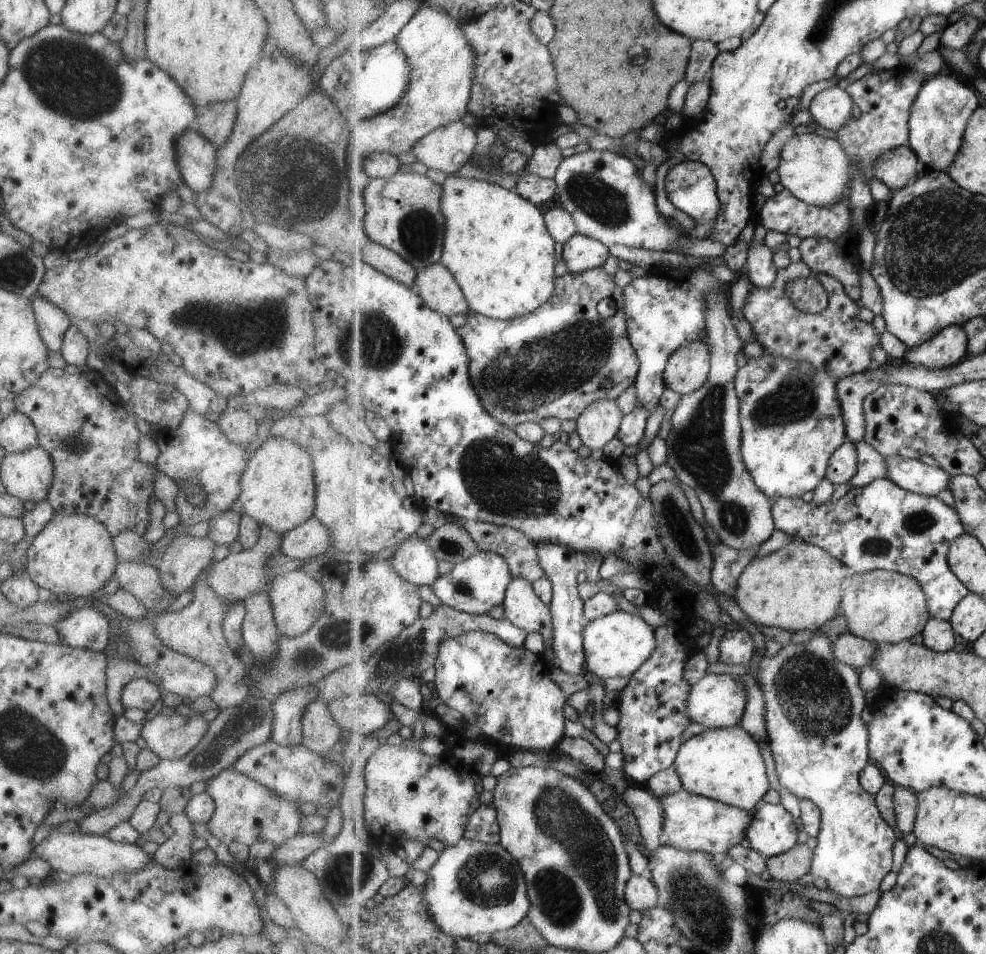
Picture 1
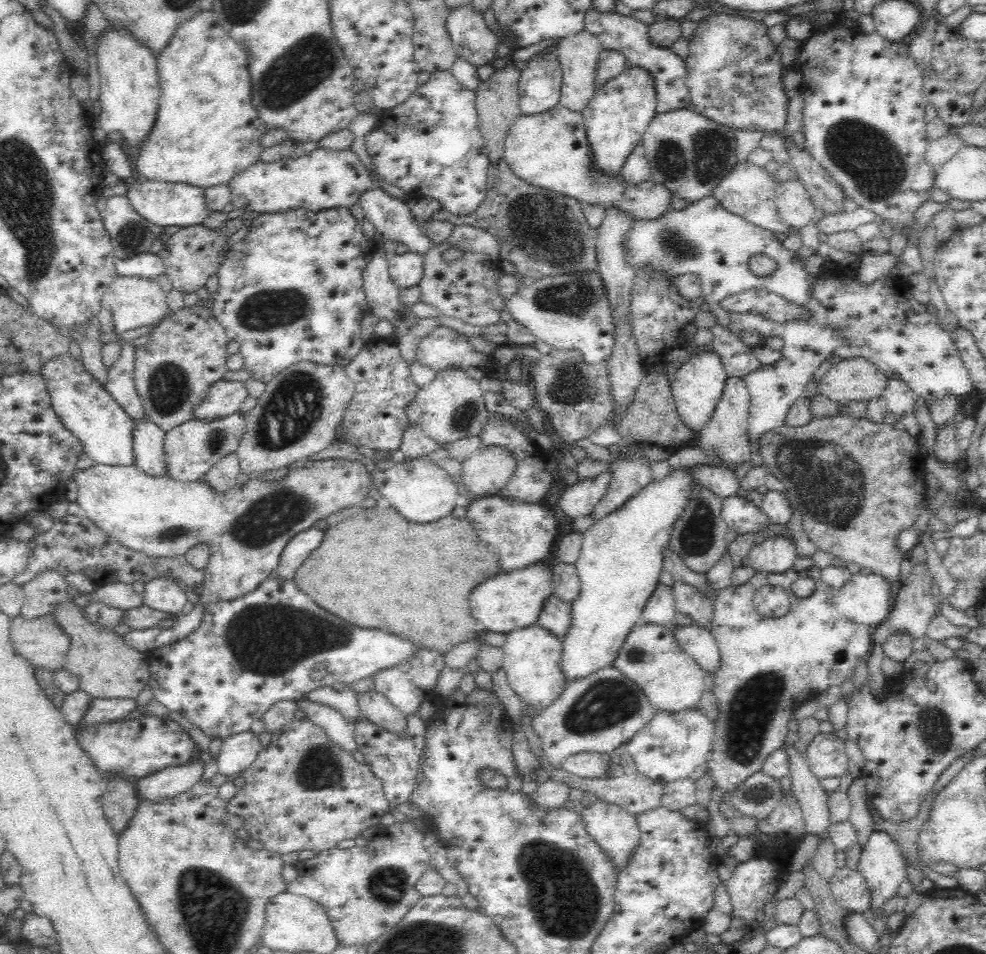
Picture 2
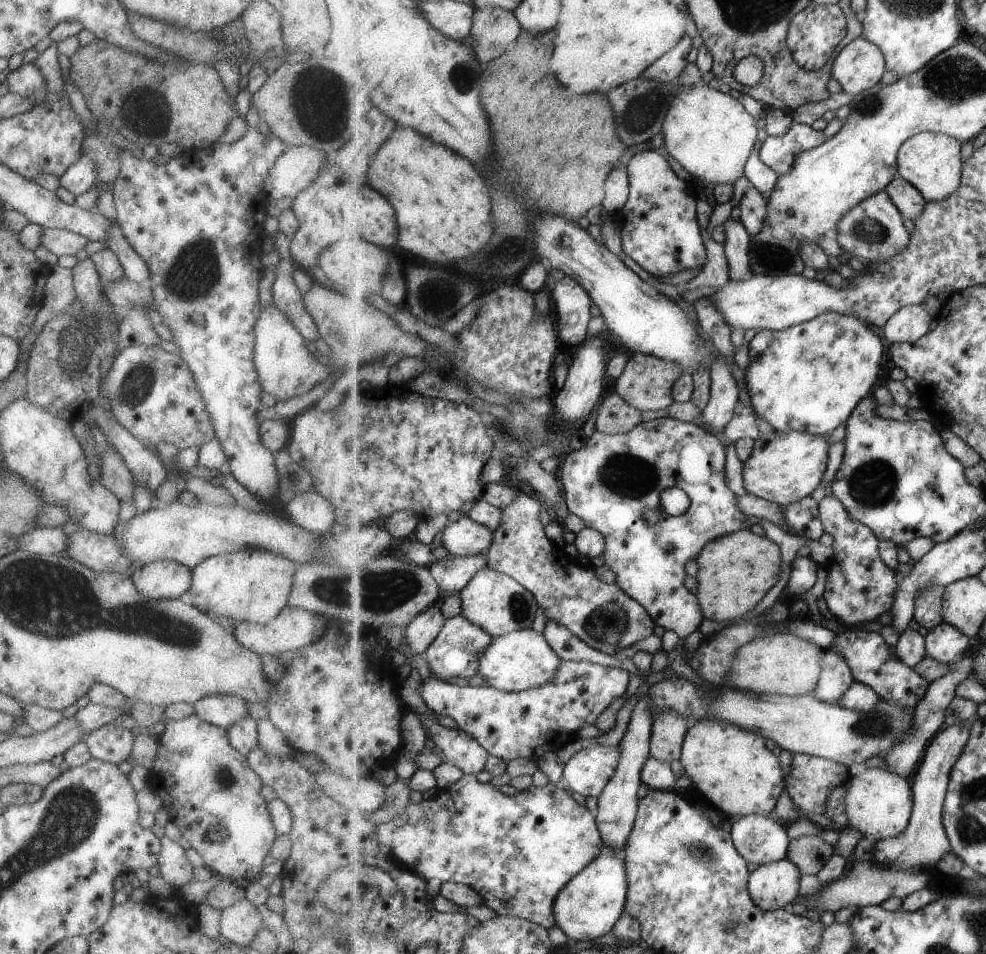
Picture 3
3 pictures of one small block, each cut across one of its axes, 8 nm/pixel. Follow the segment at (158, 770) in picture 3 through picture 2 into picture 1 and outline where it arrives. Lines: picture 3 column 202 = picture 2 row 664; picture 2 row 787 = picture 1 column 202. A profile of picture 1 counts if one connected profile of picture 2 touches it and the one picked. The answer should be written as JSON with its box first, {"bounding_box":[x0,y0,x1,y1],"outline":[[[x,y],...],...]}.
{"bounding_box":[140,714,207,760],"outline":[[[157,714],[143,722],[140,737],[160,759],[173,760],[185,756],[201,740],[207,724],[201,715]]]}

